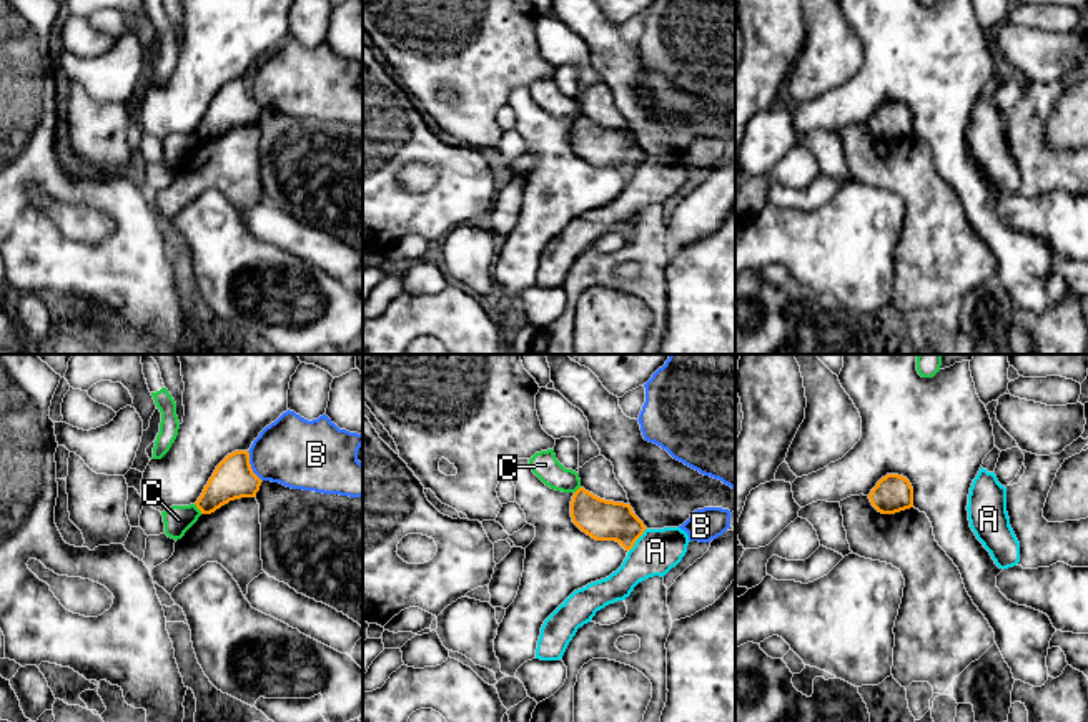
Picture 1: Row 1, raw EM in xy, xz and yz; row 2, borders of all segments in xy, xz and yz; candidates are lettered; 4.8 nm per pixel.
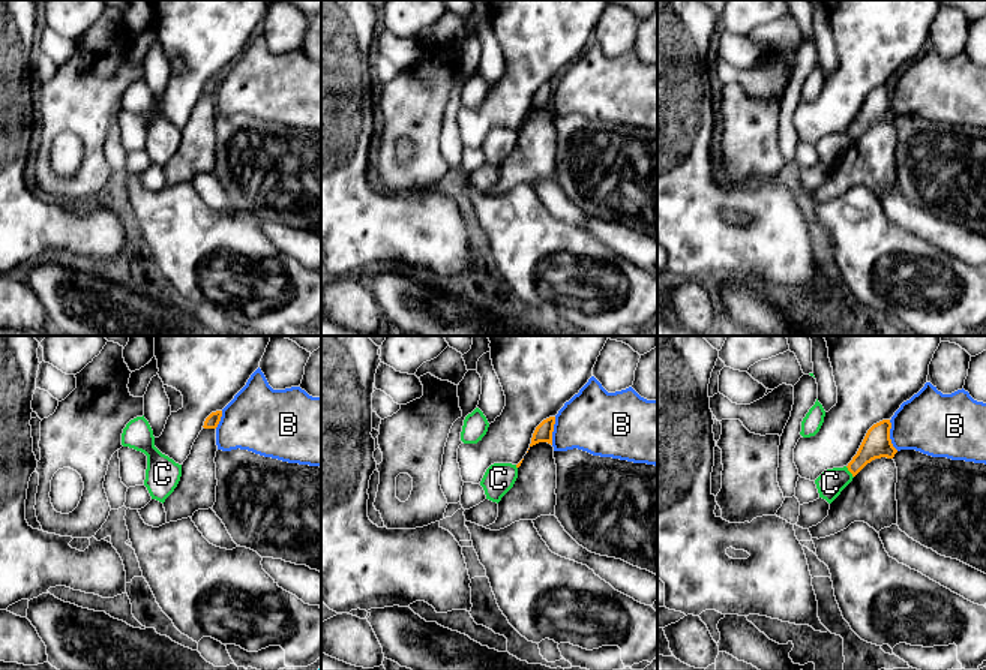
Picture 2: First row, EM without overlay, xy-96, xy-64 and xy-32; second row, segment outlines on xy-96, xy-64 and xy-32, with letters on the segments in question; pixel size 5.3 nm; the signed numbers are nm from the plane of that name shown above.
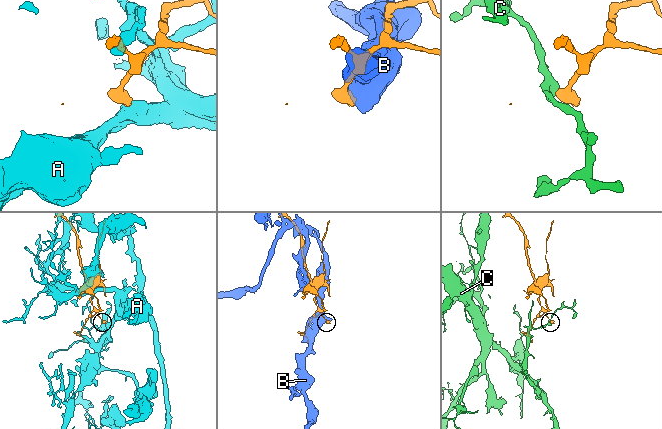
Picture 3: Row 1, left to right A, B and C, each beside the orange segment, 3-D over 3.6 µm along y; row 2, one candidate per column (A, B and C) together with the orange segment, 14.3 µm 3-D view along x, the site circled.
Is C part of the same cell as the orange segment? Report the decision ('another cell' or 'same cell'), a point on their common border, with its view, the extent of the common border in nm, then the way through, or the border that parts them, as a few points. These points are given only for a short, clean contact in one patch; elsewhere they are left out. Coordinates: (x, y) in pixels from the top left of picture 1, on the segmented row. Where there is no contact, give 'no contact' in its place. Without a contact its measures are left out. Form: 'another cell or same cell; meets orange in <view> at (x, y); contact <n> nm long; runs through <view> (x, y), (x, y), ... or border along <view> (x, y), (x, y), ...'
another cell; meets orange in xy at (197, 506); contact 70 nm long; border along xy (195, 503), (202, 513)

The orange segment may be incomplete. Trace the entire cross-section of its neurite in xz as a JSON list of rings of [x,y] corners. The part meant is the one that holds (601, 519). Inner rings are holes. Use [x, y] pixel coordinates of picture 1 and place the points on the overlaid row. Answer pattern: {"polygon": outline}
{"polygon": [[[579,487],[571,501],[572,522],[596,541],[616,541],[631,551],[647,529],[631,504],[606,501]]]}

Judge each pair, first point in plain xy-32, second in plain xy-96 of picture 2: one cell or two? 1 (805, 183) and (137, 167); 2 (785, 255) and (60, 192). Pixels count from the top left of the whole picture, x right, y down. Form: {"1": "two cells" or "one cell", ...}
{"1": "two cells", "2": "two cells"}

